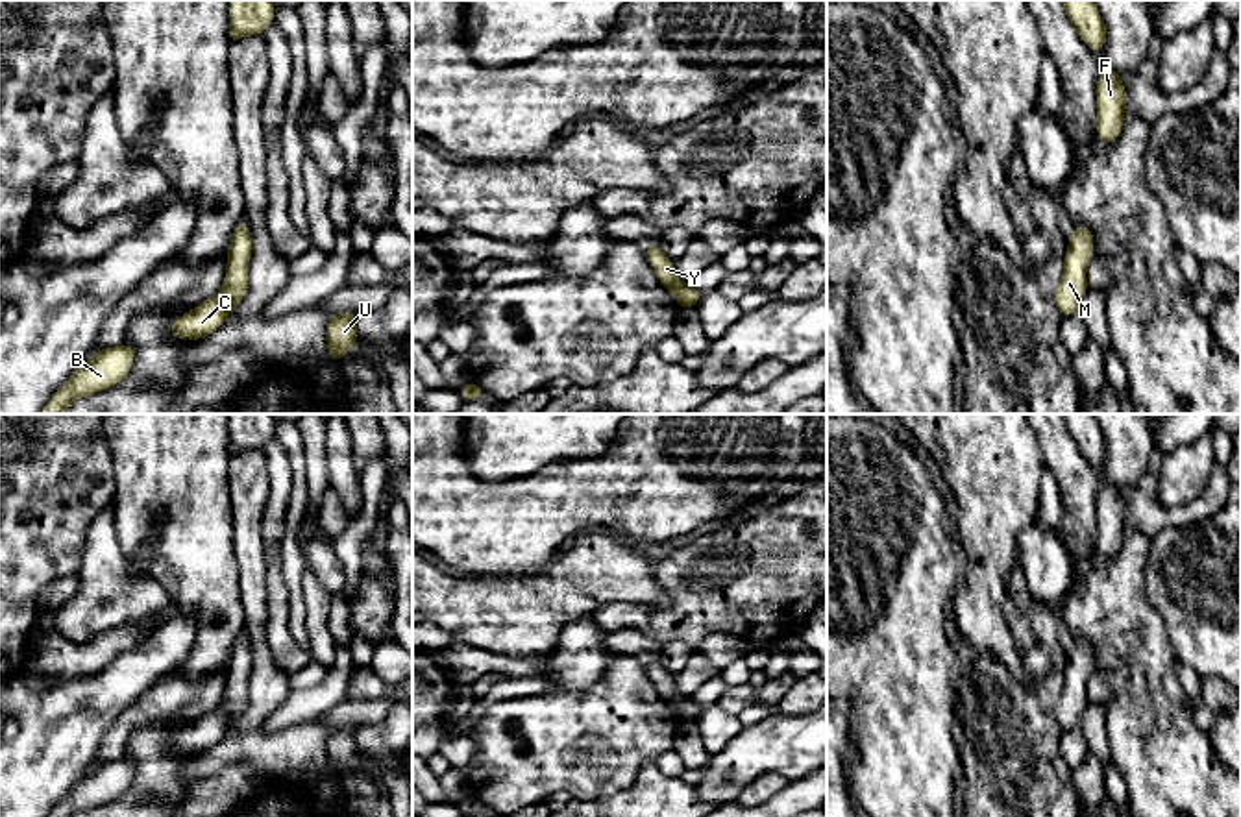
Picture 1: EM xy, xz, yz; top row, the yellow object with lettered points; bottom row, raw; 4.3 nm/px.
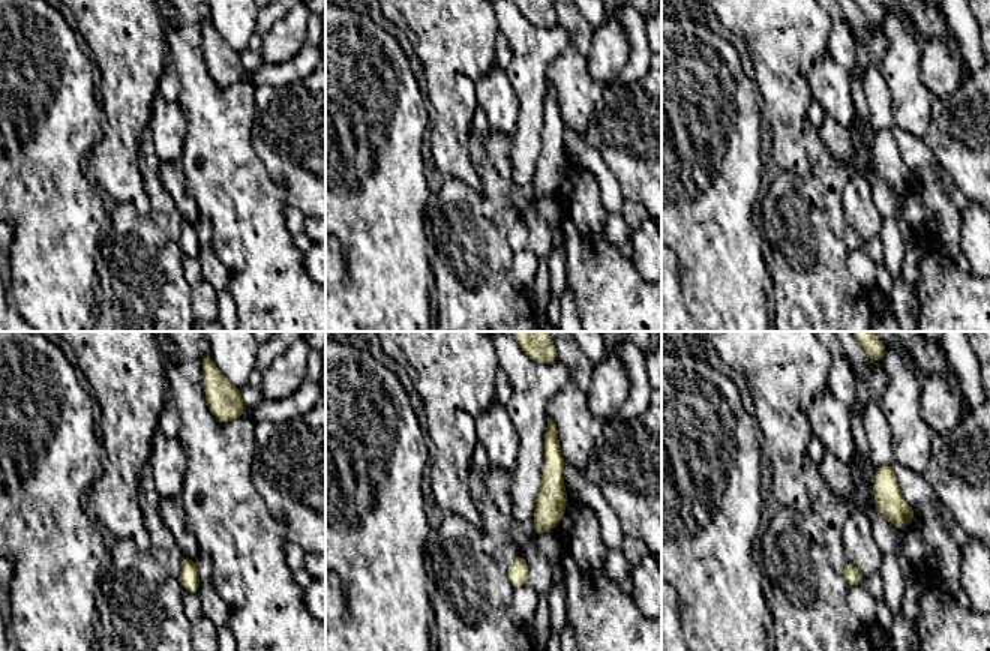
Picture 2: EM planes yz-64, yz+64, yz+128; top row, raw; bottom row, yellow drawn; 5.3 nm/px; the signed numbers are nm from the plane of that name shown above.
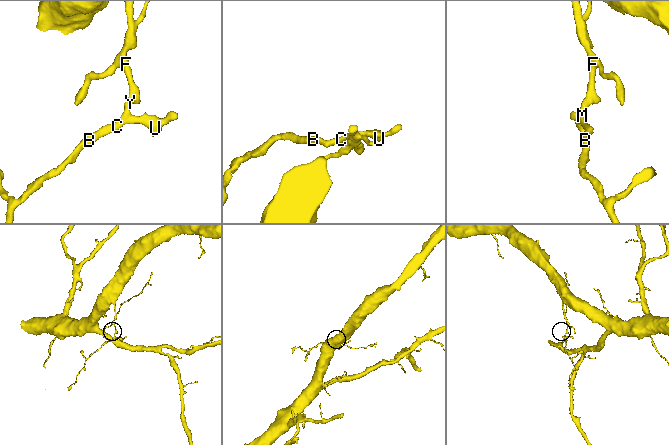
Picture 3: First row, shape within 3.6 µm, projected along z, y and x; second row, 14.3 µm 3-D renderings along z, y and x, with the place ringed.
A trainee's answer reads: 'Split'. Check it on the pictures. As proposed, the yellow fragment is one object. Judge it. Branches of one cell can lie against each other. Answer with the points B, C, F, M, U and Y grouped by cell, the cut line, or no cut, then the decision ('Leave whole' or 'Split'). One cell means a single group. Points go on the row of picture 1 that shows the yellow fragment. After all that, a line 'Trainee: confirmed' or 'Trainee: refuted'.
Groups: B C F M U Y. No split. Leave whole
Trainee: refuted

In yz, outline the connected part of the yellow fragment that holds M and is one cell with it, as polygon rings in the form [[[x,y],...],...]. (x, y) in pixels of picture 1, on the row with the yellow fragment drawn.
[[[1075,226],[1063,257],[1063,275],[1054,294],[1054,303],[1062,316],[1080,314],[1080,305],[1087,292],[1086,270],[1093,255],[1091,231],[1086,226]]]

